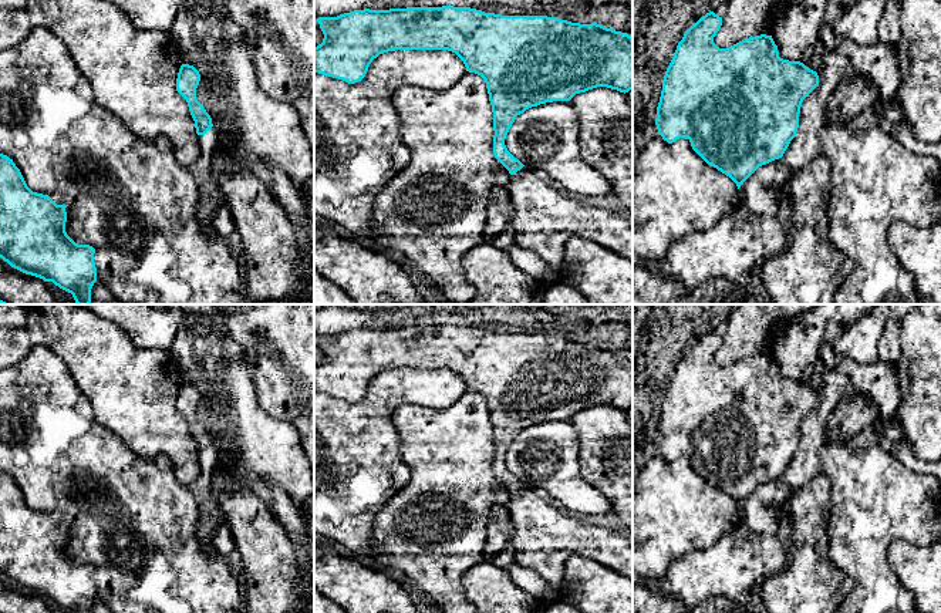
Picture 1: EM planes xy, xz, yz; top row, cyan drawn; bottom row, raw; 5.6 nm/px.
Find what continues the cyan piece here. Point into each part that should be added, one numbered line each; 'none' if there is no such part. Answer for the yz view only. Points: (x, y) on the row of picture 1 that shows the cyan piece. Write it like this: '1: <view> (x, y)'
none

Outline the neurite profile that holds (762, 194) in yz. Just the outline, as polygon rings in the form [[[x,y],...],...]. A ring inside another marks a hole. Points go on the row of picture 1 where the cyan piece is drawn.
[[[782,158],[759,166],[738,189],[741,205],[756,216],[778,218],[792,169]]]

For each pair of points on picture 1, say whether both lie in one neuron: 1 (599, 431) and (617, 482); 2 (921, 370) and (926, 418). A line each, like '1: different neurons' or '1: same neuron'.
1: same neuron
2: same neuron

